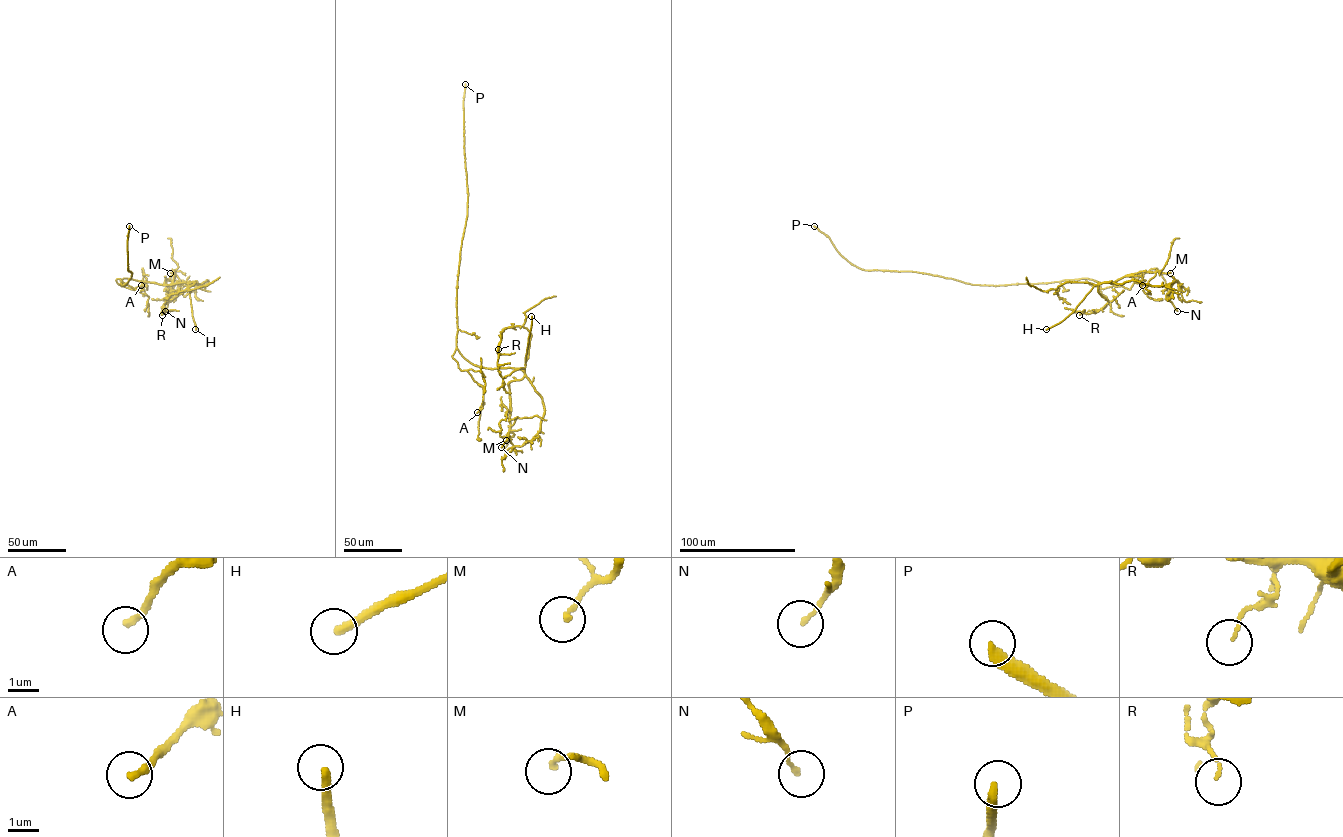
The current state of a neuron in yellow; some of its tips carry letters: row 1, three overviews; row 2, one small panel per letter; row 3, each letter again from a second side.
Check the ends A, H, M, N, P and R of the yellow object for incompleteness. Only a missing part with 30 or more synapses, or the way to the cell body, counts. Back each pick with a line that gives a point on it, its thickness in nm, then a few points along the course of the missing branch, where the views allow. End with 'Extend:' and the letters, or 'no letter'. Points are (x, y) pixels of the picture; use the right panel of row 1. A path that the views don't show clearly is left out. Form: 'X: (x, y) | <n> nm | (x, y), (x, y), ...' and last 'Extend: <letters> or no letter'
A: (1142, 285) | 240 nm | (1142, 285), (1149, 292), (1156, 293), (1174, 287), (1181, 276)
H: (1046, 329) | 280 nm | (1046, 329), (1033, 338), (1003, 334)
P: (814, 226) | 300 nm | (814, 226), (718, 142), (704, 144), (689, 159), (687, 140), (700, 150), (697, 162), (690, 159)
Extend: A, H, P

